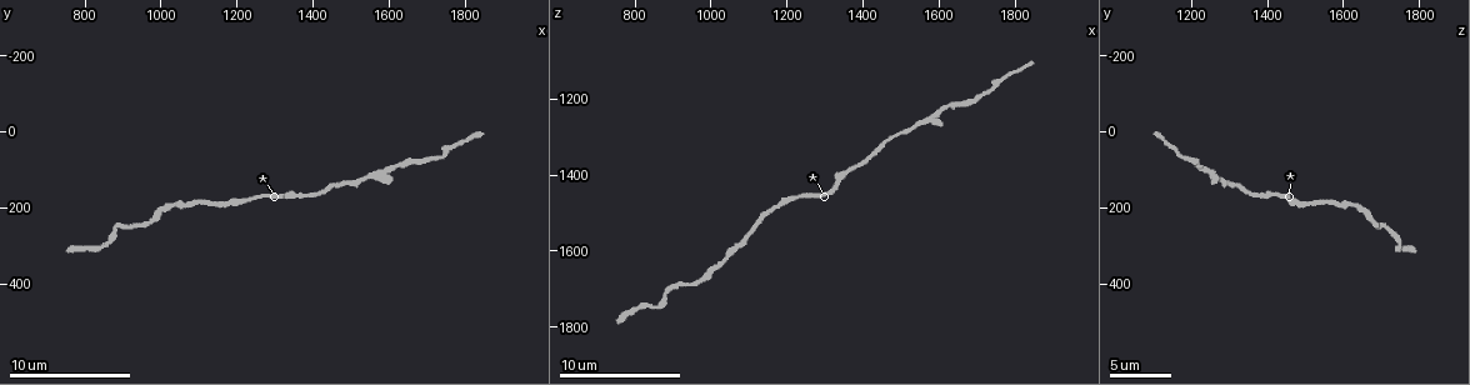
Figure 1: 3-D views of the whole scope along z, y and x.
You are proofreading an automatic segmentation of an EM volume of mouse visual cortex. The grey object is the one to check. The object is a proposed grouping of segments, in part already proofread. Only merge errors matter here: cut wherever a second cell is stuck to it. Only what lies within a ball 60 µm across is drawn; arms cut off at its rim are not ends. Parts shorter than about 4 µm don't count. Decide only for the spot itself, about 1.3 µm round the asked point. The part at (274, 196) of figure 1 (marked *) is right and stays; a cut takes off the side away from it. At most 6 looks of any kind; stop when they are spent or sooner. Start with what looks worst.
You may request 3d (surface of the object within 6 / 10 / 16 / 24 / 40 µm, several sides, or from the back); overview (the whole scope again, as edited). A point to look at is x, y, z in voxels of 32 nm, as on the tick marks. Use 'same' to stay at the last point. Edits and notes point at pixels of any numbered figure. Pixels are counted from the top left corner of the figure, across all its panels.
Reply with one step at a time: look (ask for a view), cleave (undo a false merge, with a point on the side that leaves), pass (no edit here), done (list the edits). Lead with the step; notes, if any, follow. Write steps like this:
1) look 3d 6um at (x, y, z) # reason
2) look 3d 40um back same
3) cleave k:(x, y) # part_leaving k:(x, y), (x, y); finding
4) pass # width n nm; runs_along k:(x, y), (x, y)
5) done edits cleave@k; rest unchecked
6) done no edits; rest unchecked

look 3d 6um at (1605, 100, 1235) # calibre changes

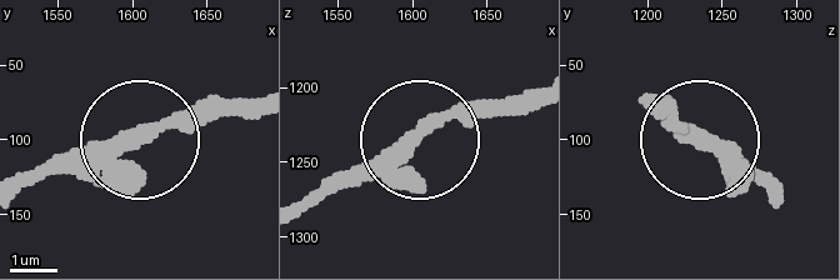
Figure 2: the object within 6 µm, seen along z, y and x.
pass # width 370 nm; runs_along 2:(28, 179), (99, 171), (146, 135), (239, 108); continuous, no second cell

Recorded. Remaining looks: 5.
look 3d 10um at (990, 230, 1665) # thick turns thin

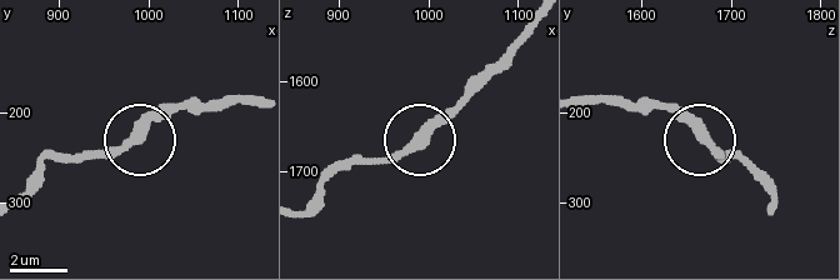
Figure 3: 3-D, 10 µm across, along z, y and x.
look 3d 6um at (980, 225, 1670)

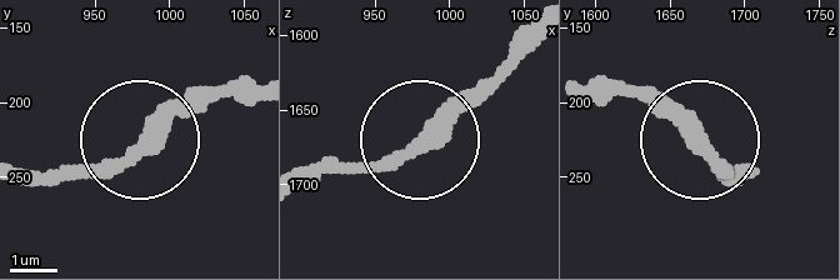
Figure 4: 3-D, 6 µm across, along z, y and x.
pass # runs_along 4:(256, 84), (196, 88), (125, 151), (45, 176); one cell here

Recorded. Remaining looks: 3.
look 3d 16um at (1100, 185, 1565) # sudden change in width

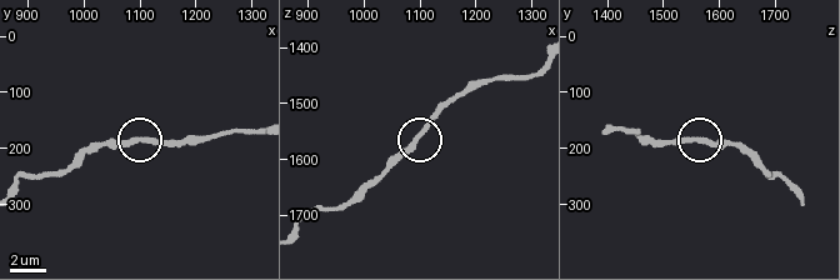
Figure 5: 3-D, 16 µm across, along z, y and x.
pass # runs_along 5:(249, 133), (219, 133), (179, 141), (104, 141); all the same cell

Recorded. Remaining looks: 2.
done no edits; rest unchecked

